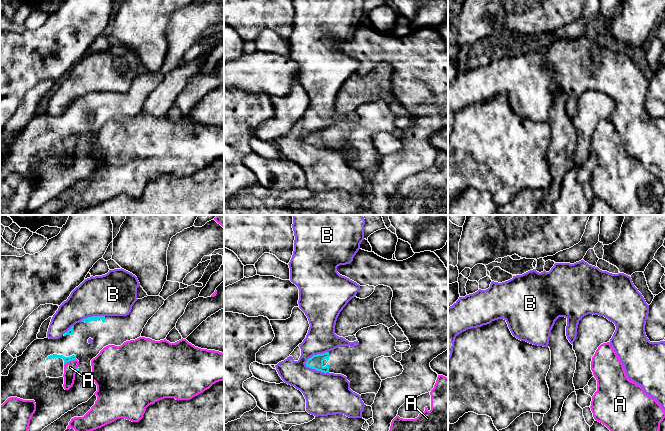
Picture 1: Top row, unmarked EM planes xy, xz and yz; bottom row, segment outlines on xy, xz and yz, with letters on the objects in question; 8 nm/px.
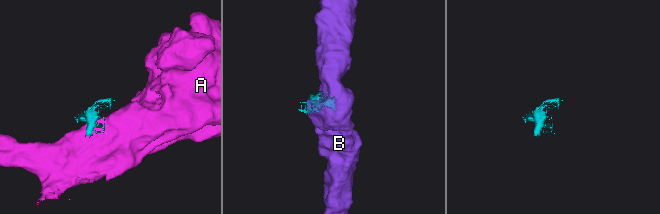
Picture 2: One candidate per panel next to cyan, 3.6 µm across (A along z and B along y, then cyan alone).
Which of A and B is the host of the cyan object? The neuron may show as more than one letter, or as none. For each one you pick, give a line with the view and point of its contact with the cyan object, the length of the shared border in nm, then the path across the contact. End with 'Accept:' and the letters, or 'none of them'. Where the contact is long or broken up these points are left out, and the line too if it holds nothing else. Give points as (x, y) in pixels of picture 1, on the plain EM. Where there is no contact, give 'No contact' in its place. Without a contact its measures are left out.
Accept: none of them

